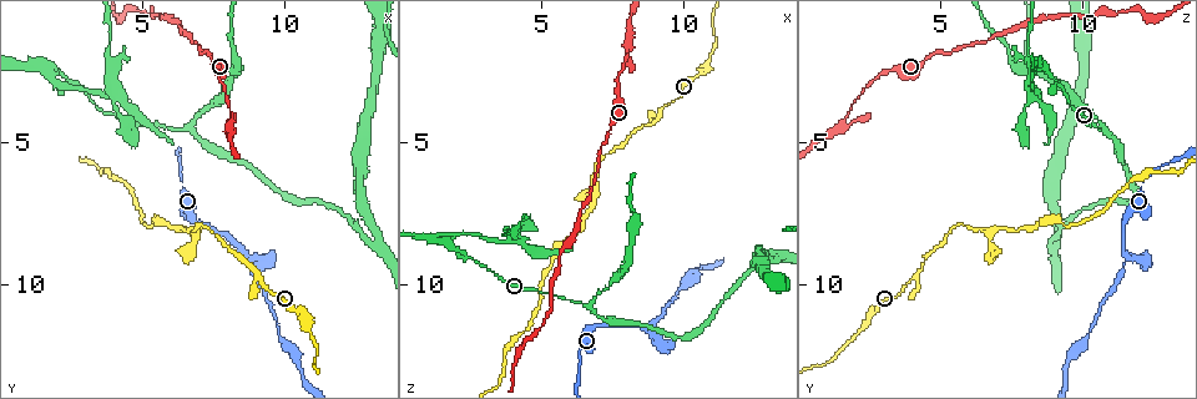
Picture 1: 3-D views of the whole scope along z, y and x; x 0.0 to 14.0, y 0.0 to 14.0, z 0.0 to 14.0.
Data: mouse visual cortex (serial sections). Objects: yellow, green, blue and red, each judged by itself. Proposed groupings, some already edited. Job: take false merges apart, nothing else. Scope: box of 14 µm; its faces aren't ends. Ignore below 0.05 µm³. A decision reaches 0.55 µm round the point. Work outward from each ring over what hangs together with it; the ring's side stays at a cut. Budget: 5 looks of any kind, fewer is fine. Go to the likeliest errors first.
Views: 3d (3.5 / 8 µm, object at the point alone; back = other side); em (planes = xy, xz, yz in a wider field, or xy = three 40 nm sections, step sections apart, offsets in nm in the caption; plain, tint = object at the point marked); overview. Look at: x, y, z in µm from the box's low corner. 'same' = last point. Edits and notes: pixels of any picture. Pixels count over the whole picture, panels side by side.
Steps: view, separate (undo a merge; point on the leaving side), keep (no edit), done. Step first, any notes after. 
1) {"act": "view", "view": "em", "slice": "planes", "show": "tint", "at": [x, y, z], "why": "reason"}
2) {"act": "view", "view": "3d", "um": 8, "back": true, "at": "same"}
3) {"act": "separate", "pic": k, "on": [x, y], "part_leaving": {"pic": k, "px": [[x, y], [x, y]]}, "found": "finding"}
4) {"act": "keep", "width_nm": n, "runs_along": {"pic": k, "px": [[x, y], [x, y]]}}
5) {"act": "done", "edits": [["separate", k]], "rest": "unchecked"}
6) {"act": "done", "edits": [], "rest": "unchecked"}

{"act": "view", "view": "3d", "um": 3.5, "at": [1.7, 2.3, 8.5], "why": "sharp bend"}

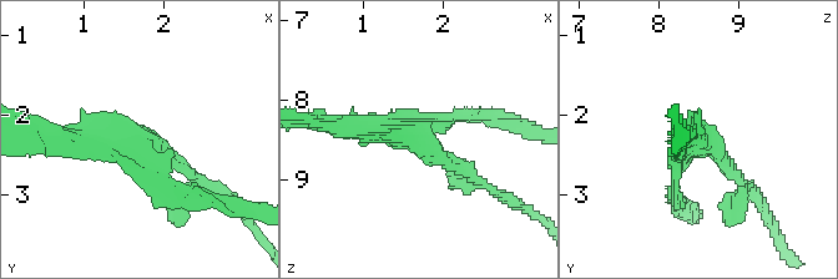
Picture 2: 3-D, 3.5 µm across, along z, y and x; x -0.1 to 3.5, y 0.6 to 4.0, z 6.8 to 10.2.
{"act": "view", "view": "em", "slice": "xy", "step": 3, "show": "tint", "at": [1.80, 2.35, 8.50]}

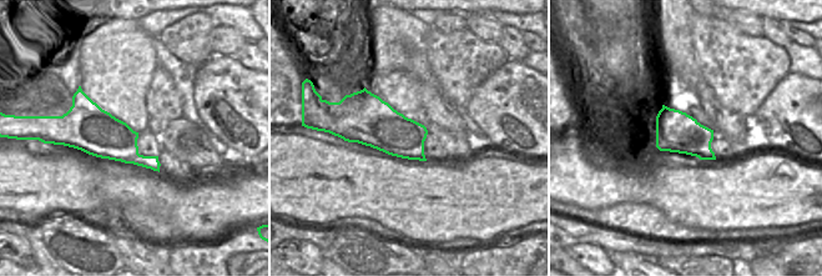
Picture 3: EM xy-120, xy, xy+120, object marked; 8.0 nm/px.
{"act": "separate", "pic": 2, "on": [162, 194], "border": {"pic": 3, "px": [[139, 154], [129, 162]]}, "found": "a second cell is stuck on"}

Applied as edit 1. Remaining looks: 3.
{"act": "view", "view": "3d", "um": 8, "at": [6.6, 4.5, 10.8], "why": "three arms meet"}

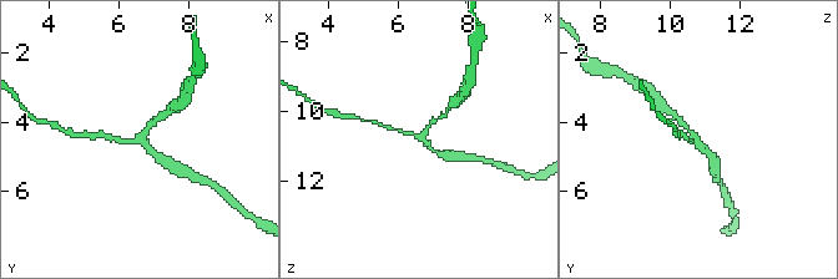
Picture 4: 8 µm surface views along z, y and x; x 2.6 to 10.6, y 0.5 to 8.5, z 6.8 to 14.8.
{"act": "view", "view": "em", "slice": "xy", "step": 5, "show": "tint", "at": [6.6, 4.6, 10.7], "arms": 3, "arm_widths_nm": [150, 150, 200], "why": "need the tissue"}

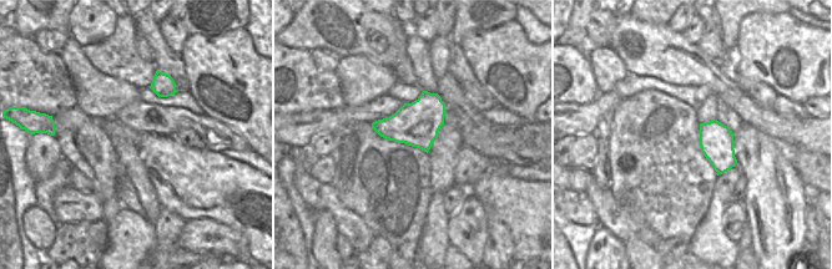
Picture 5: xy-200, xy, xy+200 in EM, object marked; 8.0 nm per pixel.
{"act": "keep", "runs_along": {"pic": 4, "px": [[387, 127], [420, 137], [442, 153]]}, "found": "one cell here"}

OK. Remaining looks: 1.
{"act": "done", "edits": [["separate", 2]], "rest": "unchecked"}

